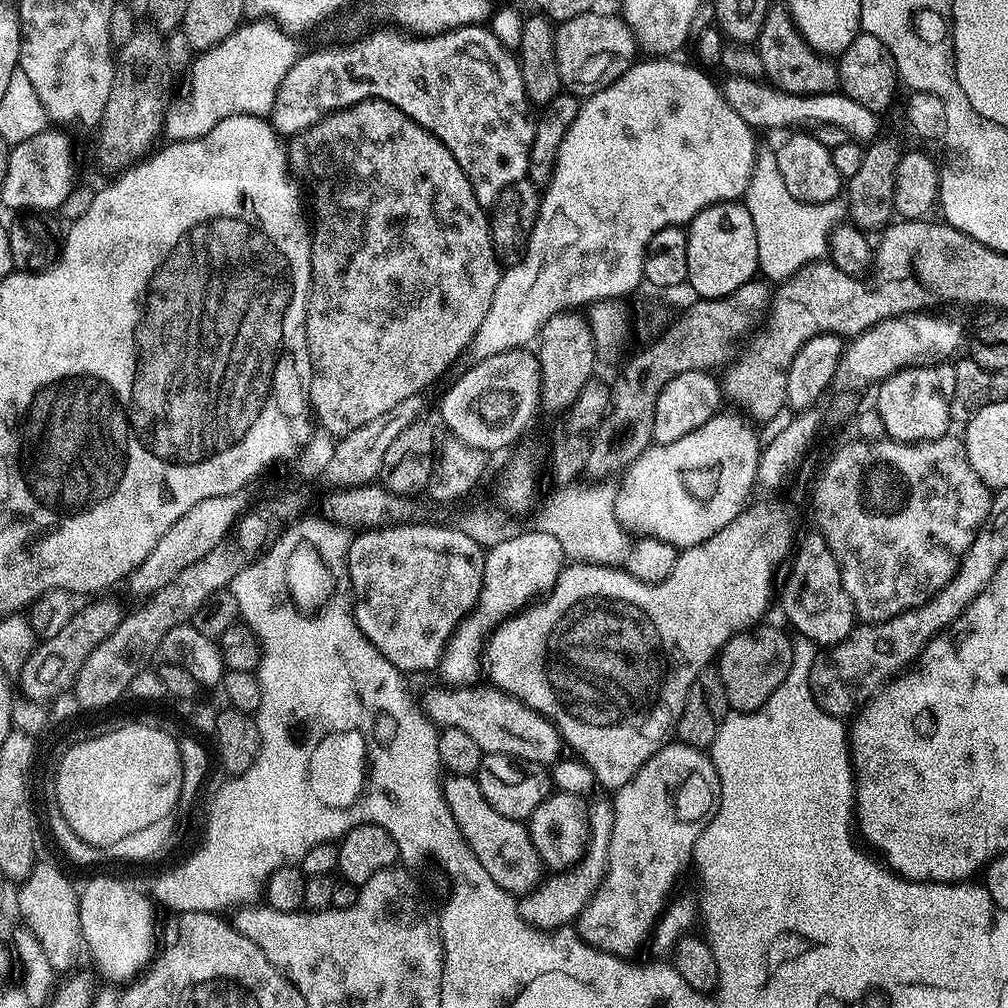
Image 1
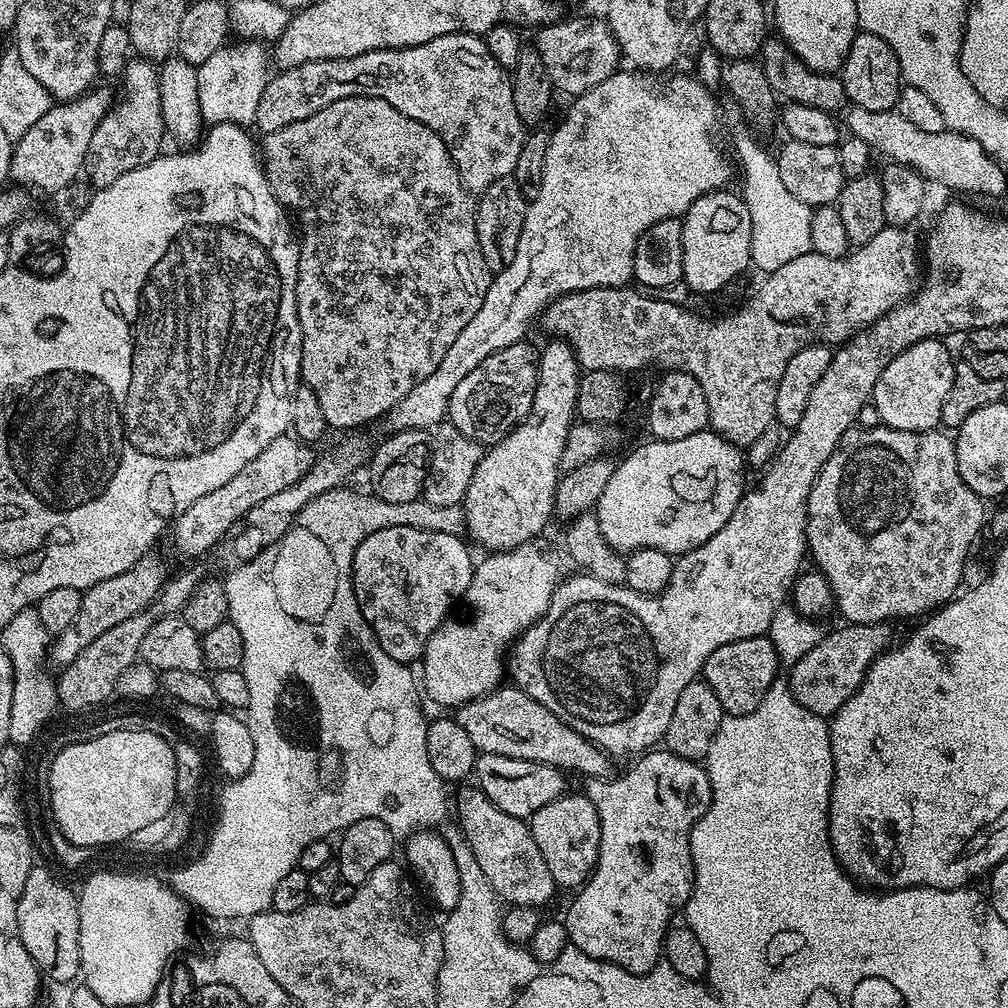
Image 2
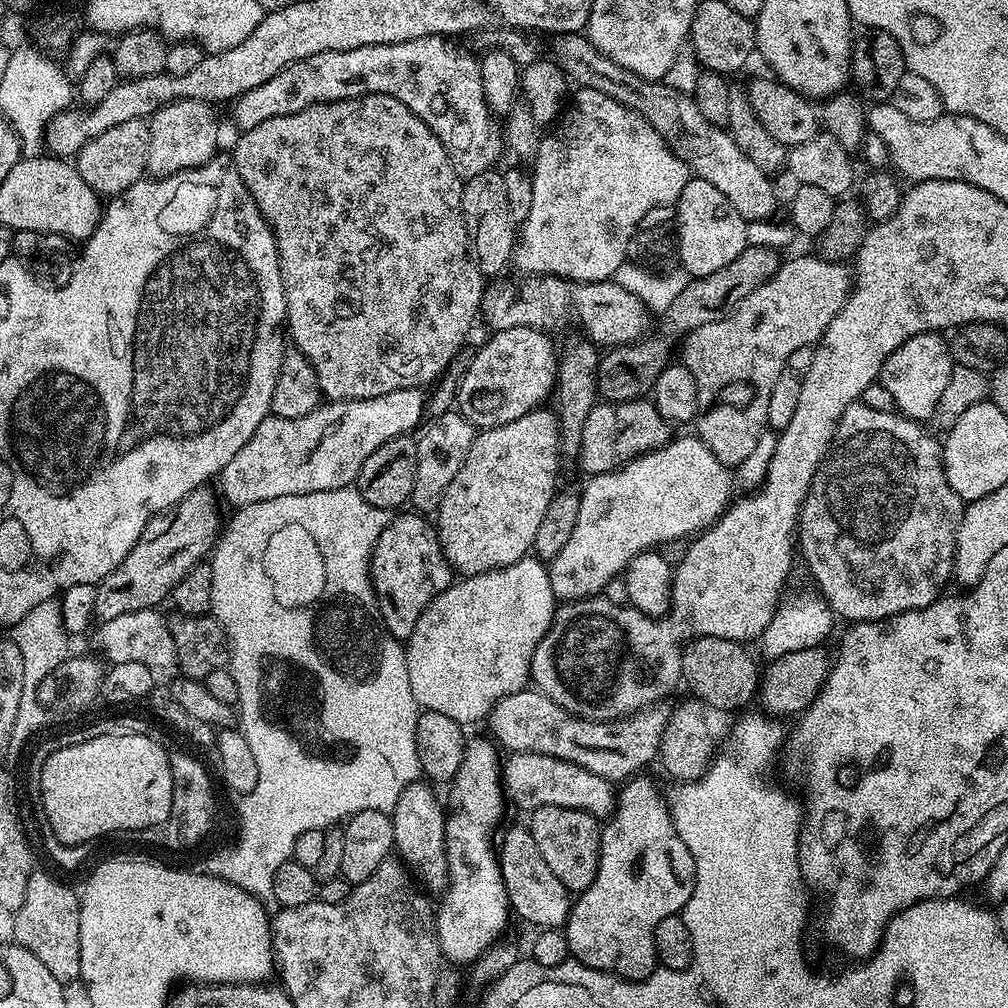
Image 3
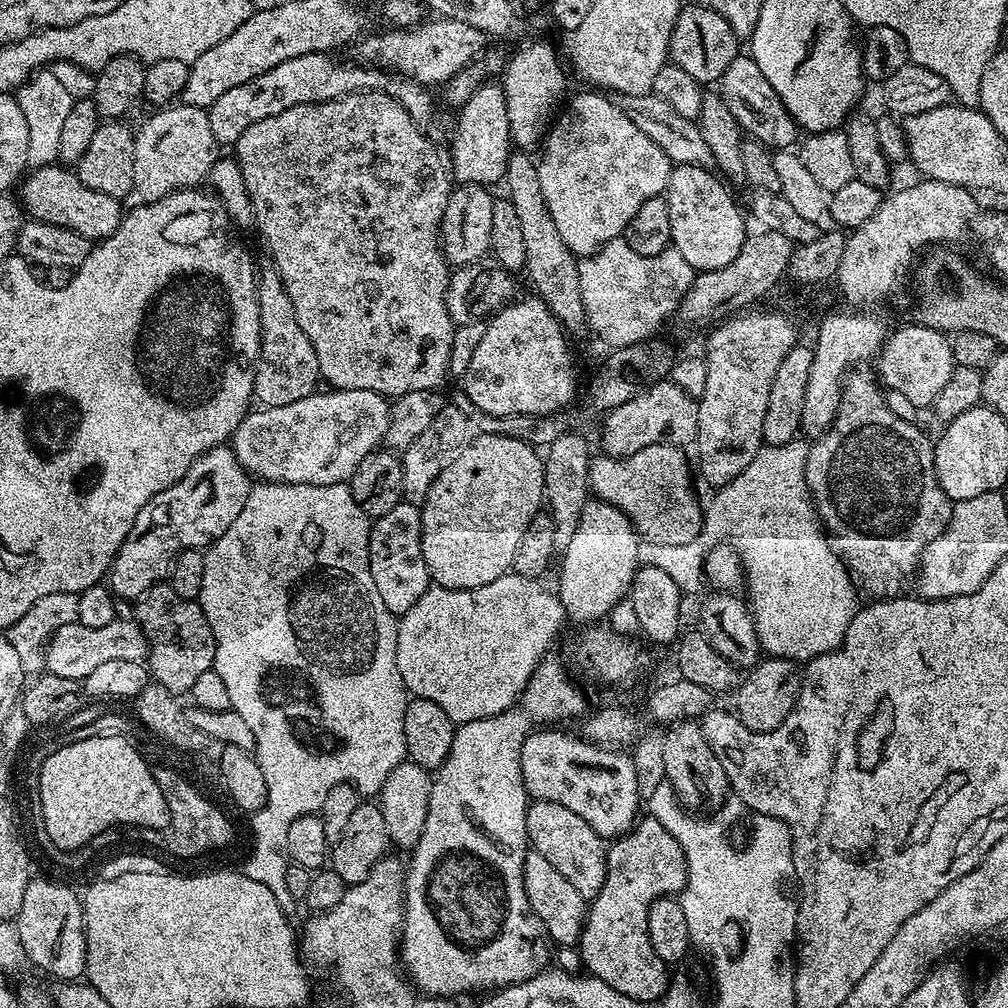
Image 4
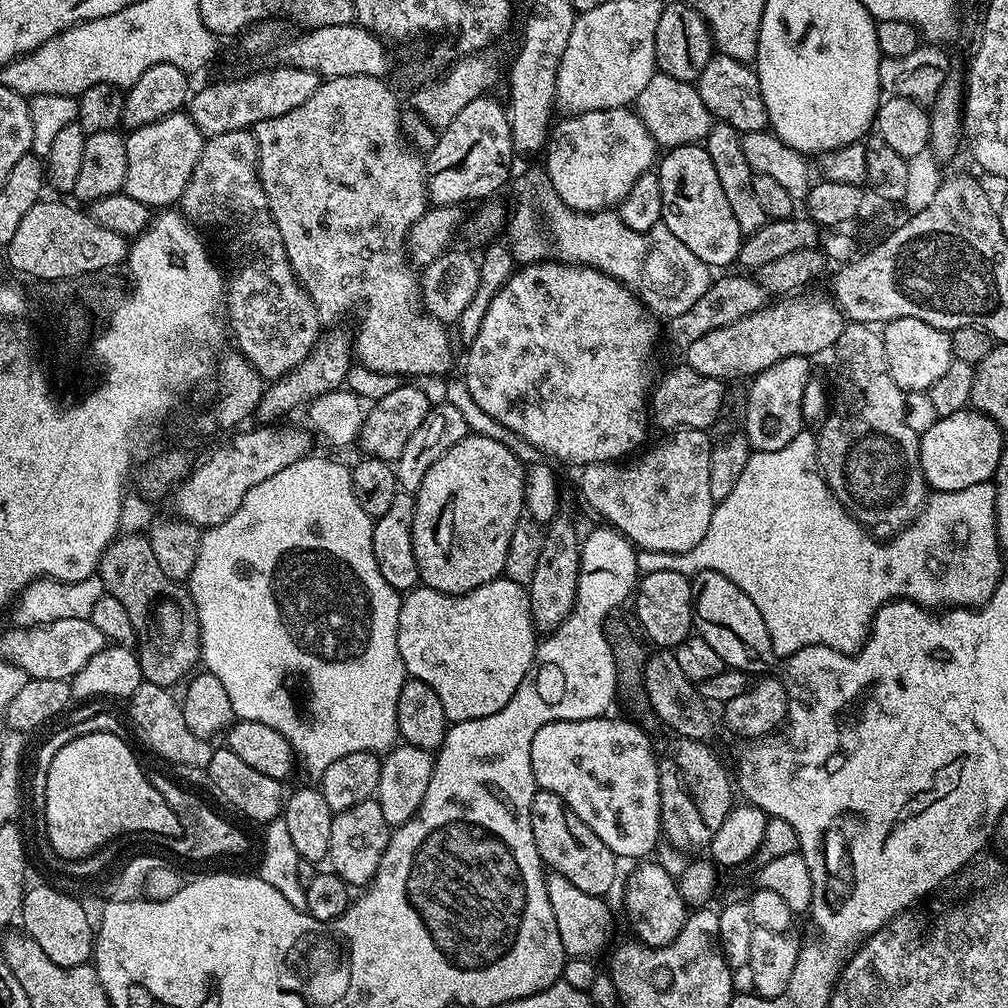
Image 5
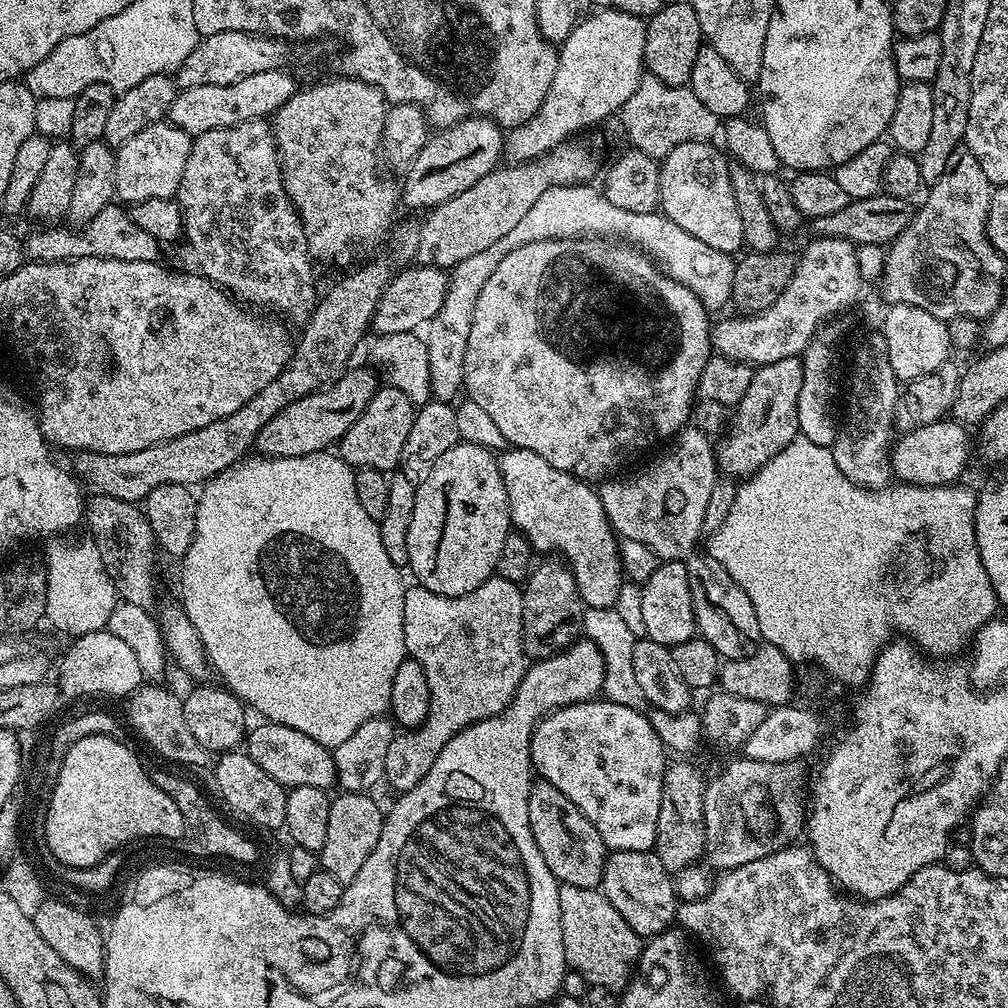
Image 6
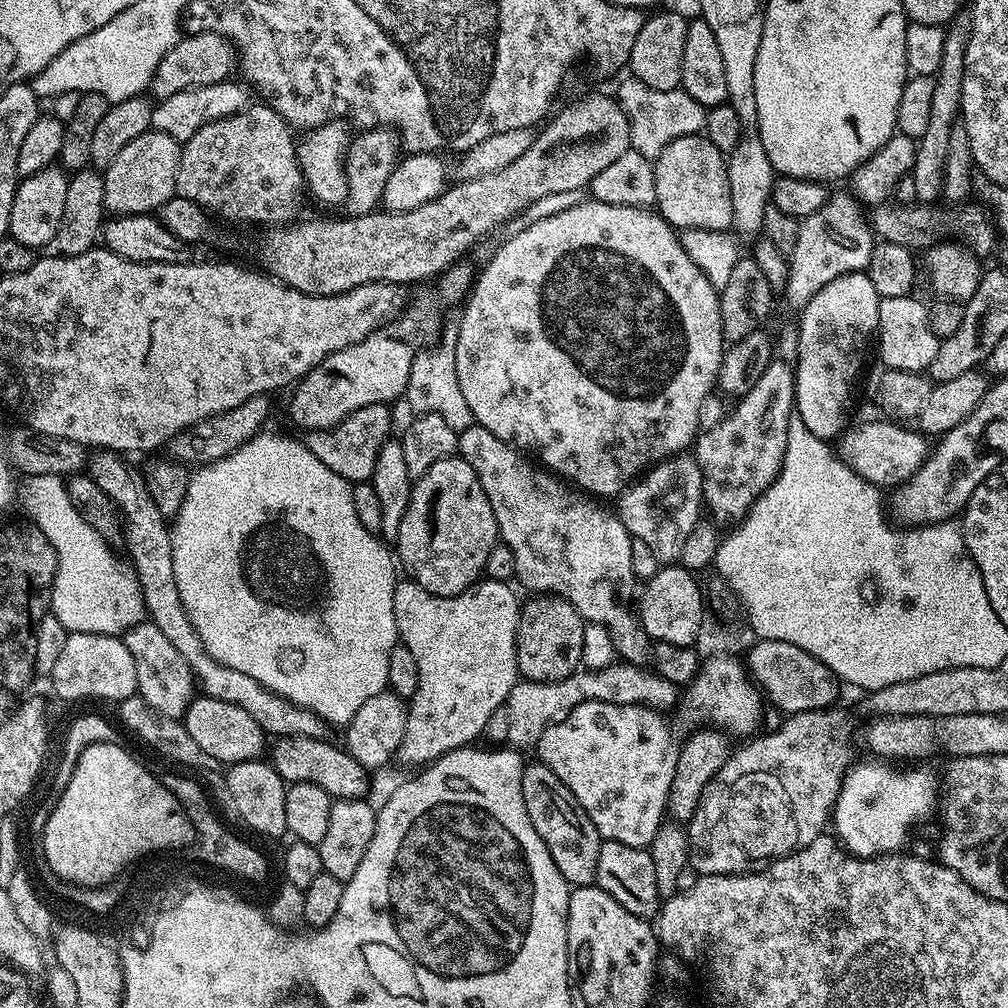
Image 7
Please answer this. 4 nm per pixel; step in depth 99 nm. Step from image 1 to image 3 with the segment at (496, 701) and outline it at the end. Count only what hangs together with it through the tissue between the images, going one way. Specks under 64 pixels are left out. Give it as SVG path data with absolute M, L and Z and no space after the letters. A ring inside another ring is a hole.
M525 690L499 700L488 715L486 727L487 735L501 749L508 748L509 753L529 752L562 758L590 770L590 774L598 774L598 778L624 782L643 773L647 769L644 767L659 757L669 715L667 707L653 706L642 712L633 712L622 720L587 720L570 714L539 690Z

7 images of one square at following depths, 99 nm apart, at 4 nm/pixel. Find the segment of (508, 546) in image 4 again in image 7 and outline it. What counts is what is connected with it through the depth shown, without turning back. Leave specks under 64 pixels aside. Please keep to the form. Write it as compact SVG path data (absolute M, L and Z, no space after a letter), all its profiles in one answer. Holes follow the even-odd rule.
M457 454L442 462L434 462L434 466L430 466L430 470L426 470L426 474L413 483L410 502L406 506L394 548L403 571L405 568L408 571L405 573L418 586L435 596L457 596L481 579L486 558L490 558L490 550L494 550L497 543L496 519L494 510L490 508L490 498L480 485L474 466L470 466L463 456Z

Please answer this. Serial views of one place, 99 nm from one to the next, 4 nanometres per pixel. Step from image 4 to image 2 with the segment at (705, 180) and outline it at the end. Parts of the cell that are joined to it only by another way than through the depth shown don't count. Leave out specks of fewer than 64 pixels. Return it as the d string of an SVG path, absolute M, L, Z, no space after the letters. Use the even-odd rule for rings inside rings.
M729 190L707 192L688 207L682 217L682 270L683 283L687 284L689 293L718 292L731 280L736 280L752 264L752 223L748 208L739 195Z

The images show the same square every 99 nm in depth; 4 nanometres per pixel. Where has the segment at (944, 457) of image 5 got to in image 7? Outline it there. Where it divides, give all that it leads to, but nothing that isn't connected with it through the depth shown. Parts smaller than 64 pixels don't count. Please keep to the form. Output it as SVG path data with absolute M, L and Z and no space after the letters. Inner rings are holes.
M884 423L888 424L860 424L853 432L845 431L838 440L841 443L840 448L838 444L838 455L854 470L854 474L866 478L881 490L892 490L901 482L911 479L923 465L929 456L927 448L930 440L919 431L907 432L903 423Z

